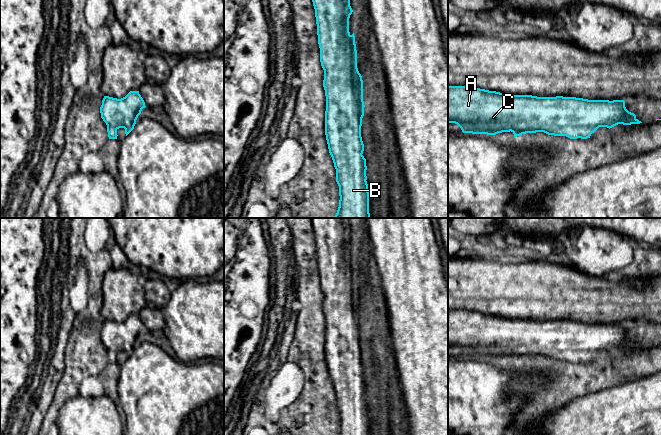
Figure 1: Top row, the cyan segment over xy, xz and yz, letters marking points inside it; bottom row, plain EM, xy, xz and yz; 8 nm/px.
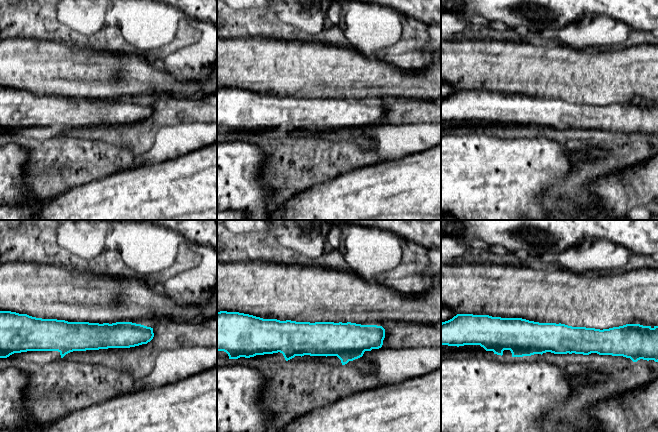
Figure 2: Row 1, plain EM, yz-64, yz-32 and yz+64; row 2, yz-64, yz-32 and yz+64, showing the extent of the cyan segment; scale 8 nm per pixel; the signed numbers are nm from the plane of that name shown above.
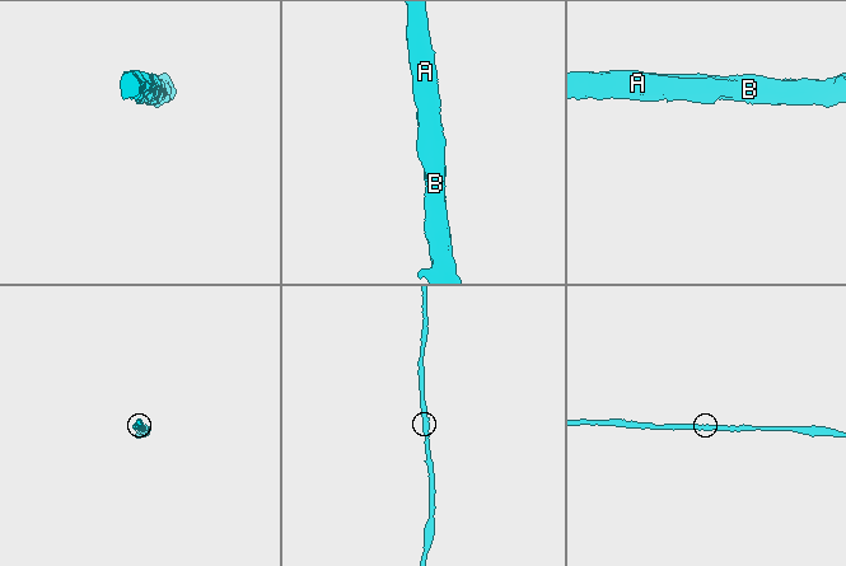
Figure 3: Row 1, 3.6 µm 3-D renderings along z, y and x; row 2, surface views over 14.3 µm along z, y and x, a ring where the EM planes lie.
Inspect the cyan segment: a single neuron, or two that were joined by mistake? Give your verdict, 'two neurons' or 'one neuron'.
one neuron

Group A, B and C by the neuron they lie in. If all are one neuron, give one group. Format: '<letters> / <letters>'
A B C

